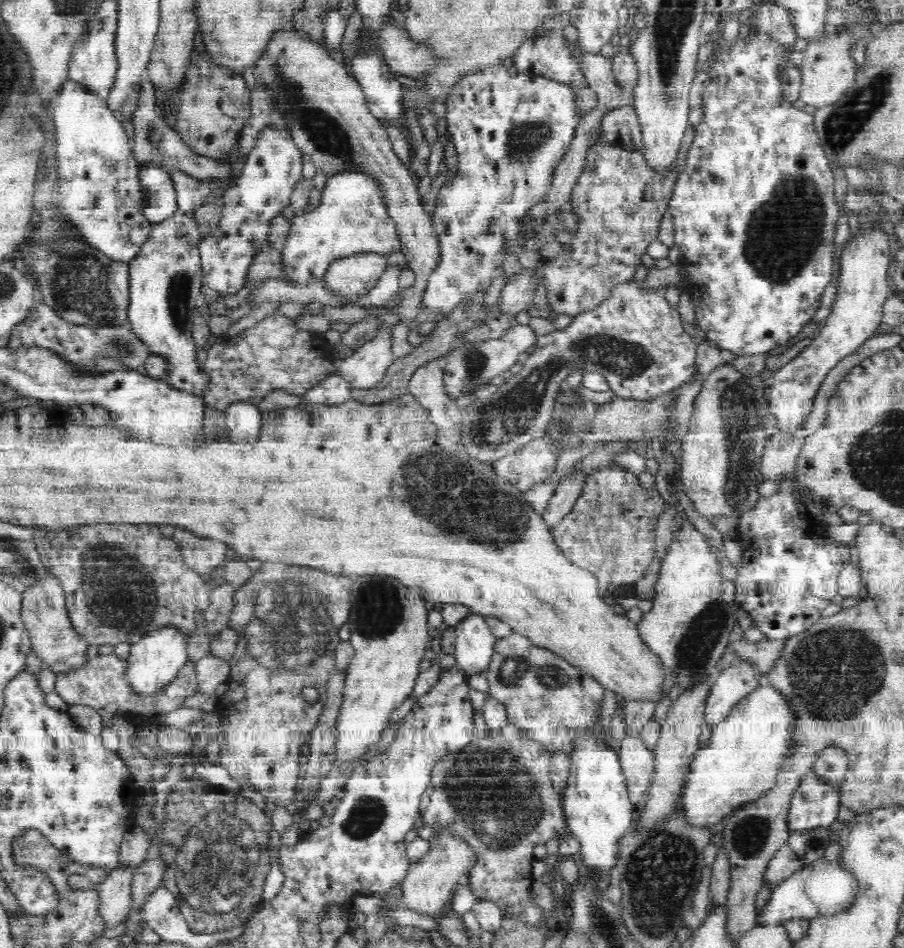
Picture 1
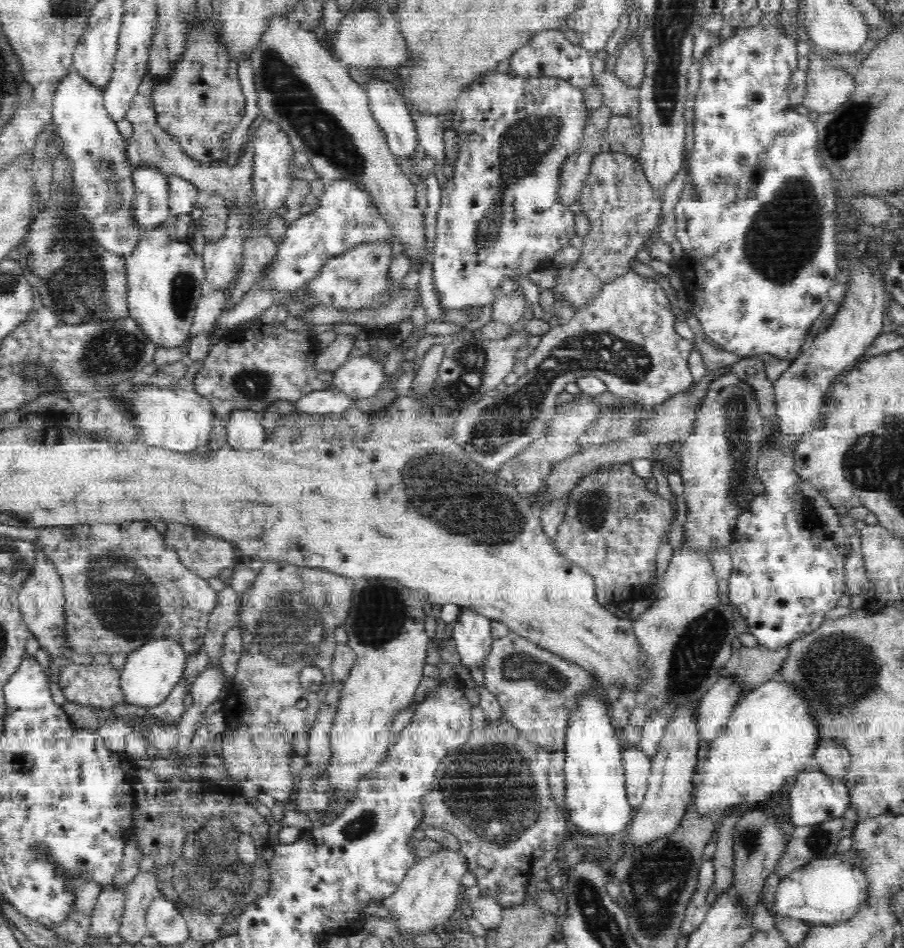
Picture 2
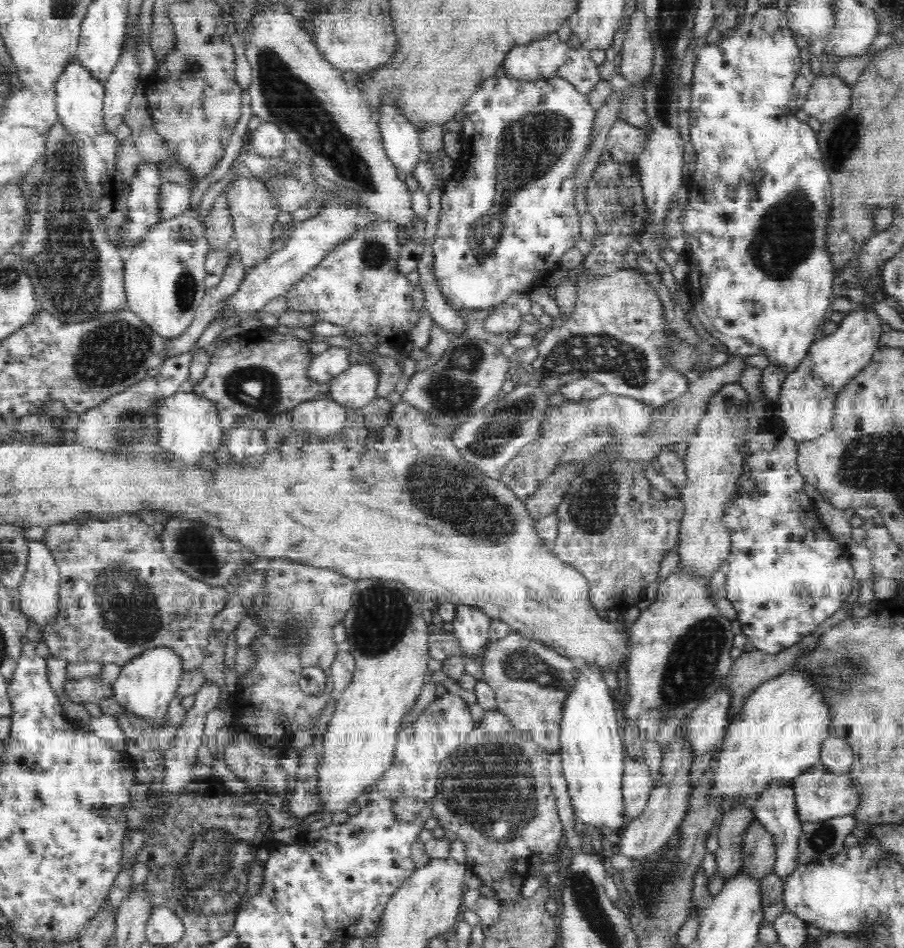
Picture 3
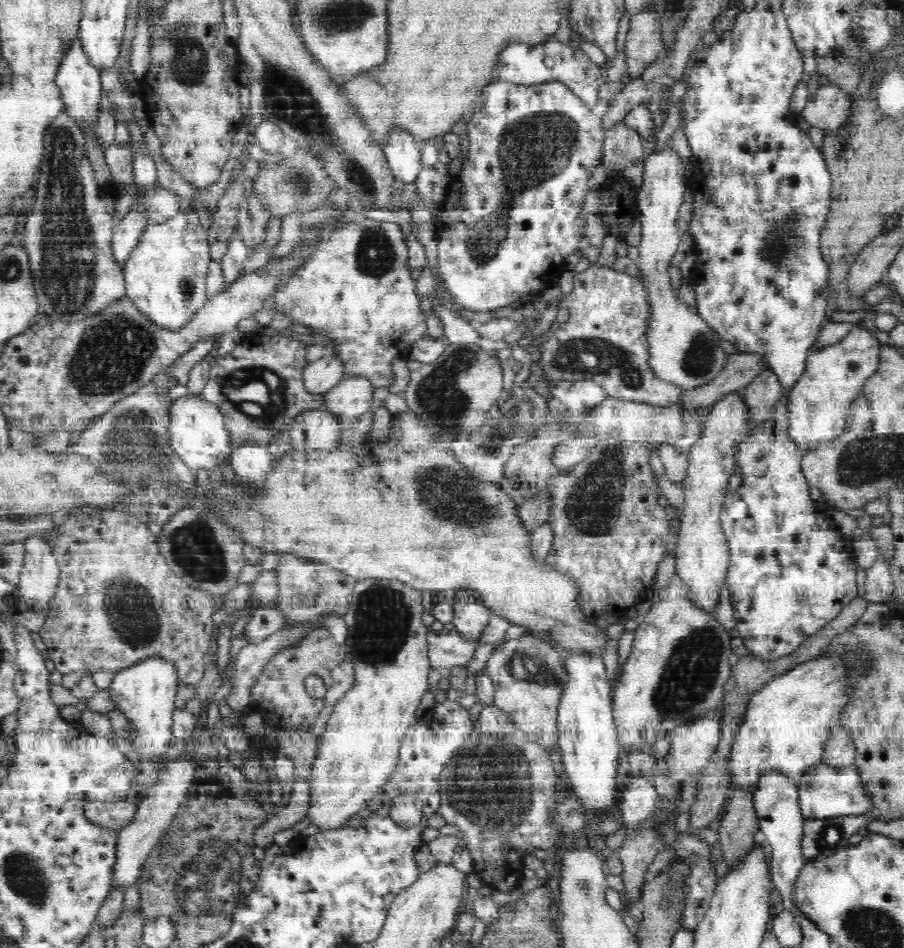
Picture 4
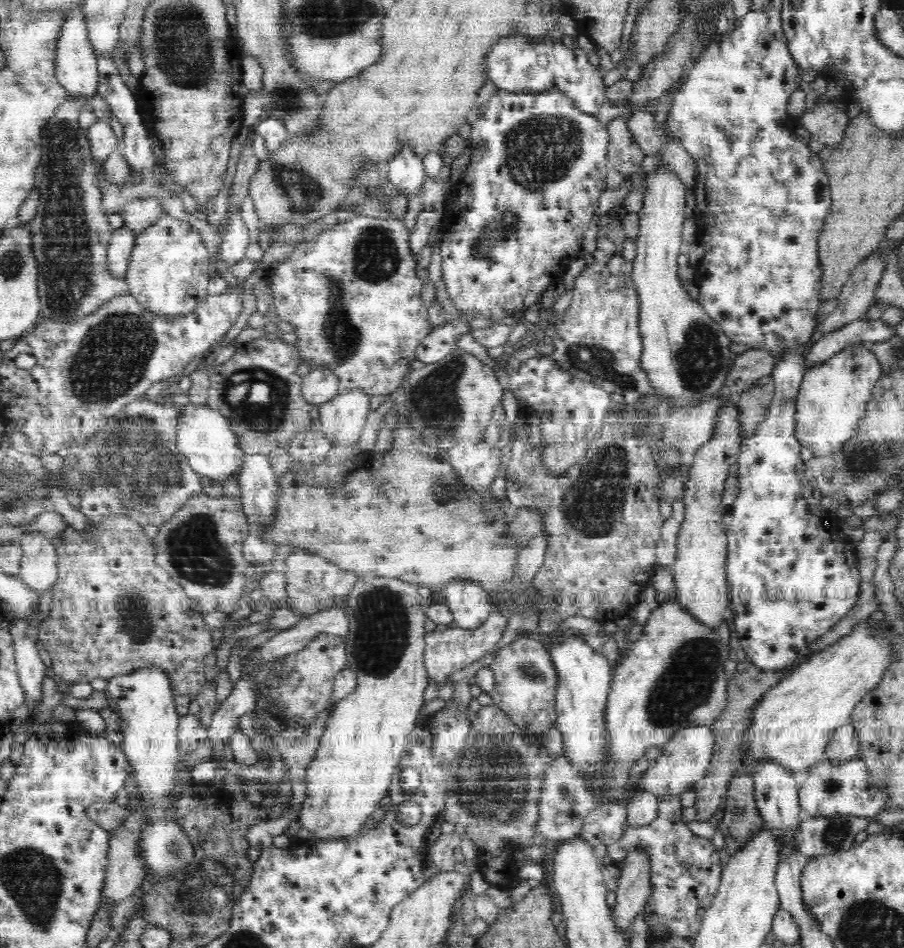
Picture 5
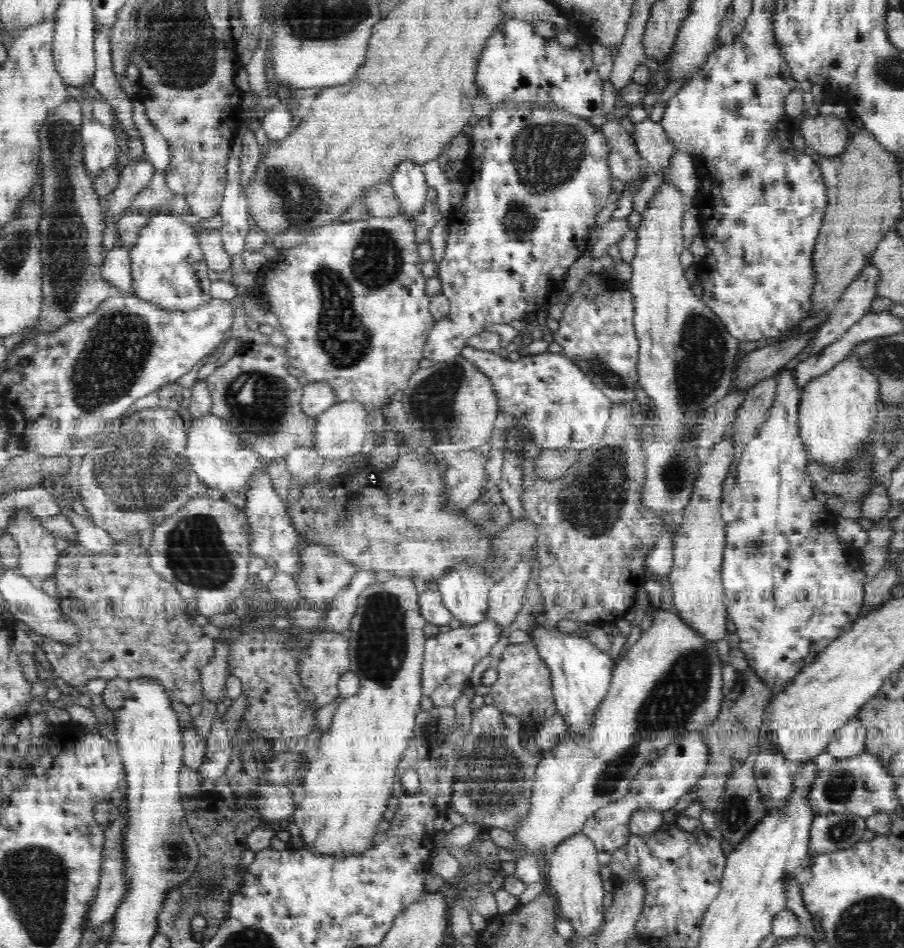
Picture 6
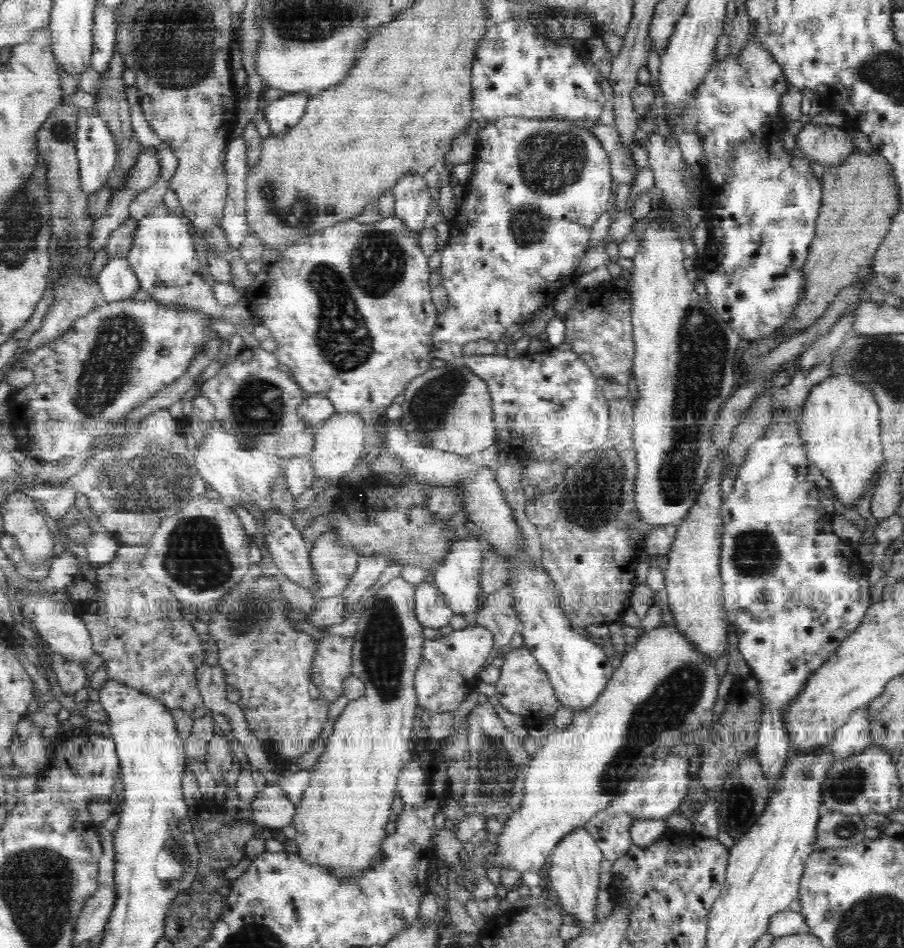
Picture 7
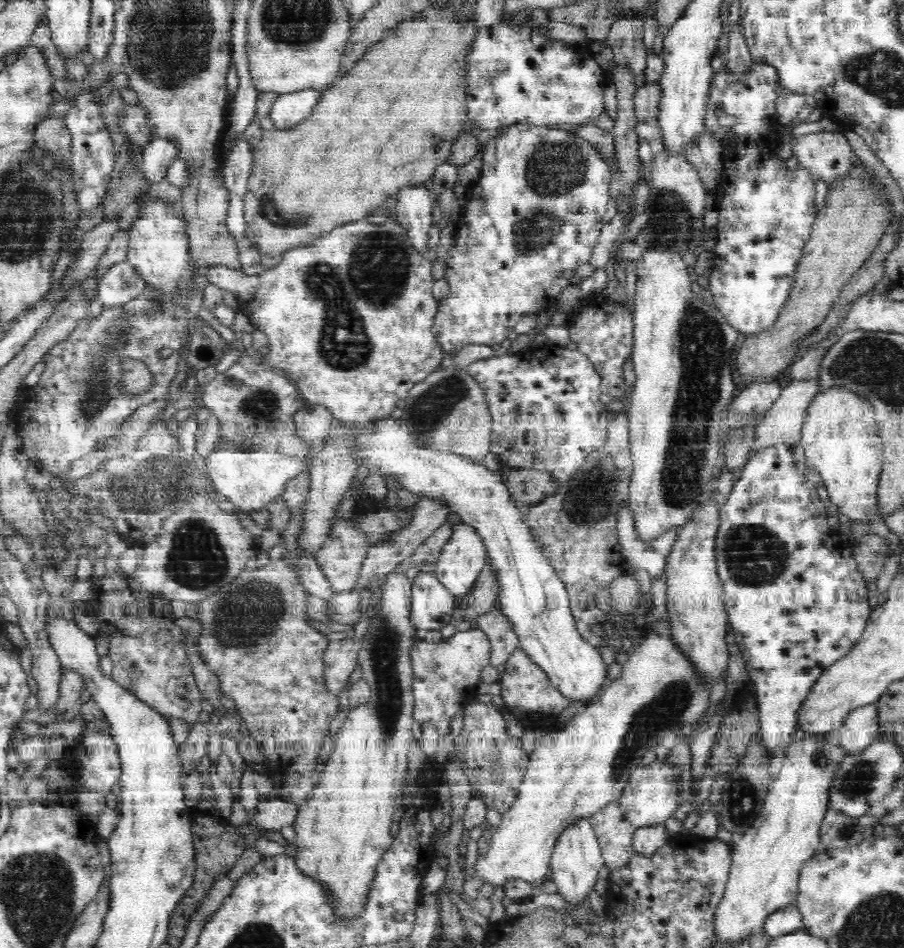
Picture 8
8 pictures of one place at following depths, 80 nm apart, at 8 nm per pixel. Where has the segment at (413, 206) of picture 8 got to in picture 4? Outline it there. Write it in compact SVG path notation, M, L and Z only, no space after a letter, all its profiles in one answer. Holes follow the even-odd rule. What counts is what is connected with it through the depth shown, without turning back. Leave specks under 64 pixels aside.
M392 130L385 148L385 157L389 161L396 182L400 185L413 186L418 180L418 172L423 168L423 162L420 160L421 147L416 137L402 130L400 132Z

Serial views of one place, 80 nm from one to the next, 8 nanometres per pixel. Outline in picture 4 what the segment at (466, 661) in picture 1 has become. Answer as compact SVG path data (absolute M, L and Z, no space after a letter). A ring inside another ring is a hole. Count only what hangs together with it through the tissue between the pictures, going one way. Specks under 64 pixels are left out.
M454 592L450 596L453 601L453 624L464 640L476 641L482 636L483 628L488 626L492 612L467 592Z

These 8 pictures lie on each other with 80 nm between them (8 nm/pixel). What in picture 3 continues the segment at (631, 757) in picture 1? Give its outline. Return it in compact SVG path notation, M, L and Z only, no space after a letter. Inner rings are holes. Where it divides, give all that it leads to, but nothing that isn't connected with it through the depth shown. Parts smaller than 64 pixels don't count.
M627 754L623 763L625 770L622 781L623 804L627 818L633 819L642 814L646 808L646 802L650 798L650 790L654 788L654 779L651 777L650 768L646 765L645 760L632 759Z

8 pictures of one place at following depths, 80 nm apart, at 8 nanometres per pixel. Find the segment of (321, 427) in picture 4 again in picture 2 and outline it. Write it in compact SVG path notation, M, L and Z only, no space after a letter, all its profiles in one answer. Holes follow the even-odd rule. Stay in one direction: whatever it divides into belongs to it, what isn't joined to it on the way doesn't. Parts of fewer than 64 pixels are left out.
M335 386L328 390L316 390L302 396L295 403L295 411L310 415L338 415L354 403L351 398L342 394Z

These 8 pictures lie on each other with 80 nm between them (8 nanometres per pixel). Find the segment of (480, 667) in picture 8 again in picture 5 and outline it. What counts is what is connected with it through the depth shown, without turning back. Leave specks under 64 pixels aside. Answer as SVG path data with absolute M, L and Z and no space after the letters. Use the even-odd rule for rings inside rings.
M496 610L488 616L476 630L463 630L462 628L447 629L445 632L430 632L425 637L424 666L427 677L438 686L438 698L444 698L446 701L454 696L454 682L450 682L450 674L460 672L466 668L473 660L480 659L488 654L494 648L494 644L503 637L504 631L508 626L508 617L502 616Z

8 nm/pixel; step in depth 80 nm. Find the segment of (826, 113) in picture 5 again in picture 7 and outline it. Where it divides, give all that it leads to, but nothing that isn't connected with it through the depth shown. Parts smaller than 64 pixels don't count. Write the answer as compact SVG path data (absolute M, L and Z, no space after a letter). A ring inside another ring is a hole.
M804 126L798 133L796 145L810 162L824 169L834 168L854 152L854 140L834 126Z

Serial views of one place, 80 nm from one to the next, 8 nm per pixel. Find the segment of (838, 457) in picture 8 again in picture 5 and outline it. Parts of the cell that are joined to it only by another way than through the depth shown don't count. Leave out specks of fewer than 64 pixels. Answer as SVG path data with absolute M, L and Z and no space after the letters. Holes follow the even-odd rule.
M864 342L847 345L807 369L795 397L794 435L812 456L830 456L854 436L881 372L877 357Z

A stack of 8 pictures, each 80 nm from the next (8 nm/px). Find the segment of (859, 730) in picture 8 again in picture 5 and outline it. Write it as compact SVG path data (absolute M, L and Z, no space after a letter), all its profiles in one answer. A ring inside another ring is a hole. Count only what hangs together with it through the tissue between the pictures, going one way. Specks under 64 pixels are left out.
M845 724L838 727L828 742L825 755L833 764L844 764L858 757L859 742L855 734L854 725Z

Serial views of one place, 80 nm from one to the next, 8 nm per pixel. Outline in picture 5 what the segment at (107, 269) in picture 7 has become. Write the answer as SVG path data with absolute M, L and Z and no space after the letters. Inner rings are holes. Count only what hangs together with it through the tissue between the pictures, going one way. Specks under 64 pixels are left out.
M125 226L112 232L107 250L109 273L112 276L125 278L132 249L137 241L135 234Z

